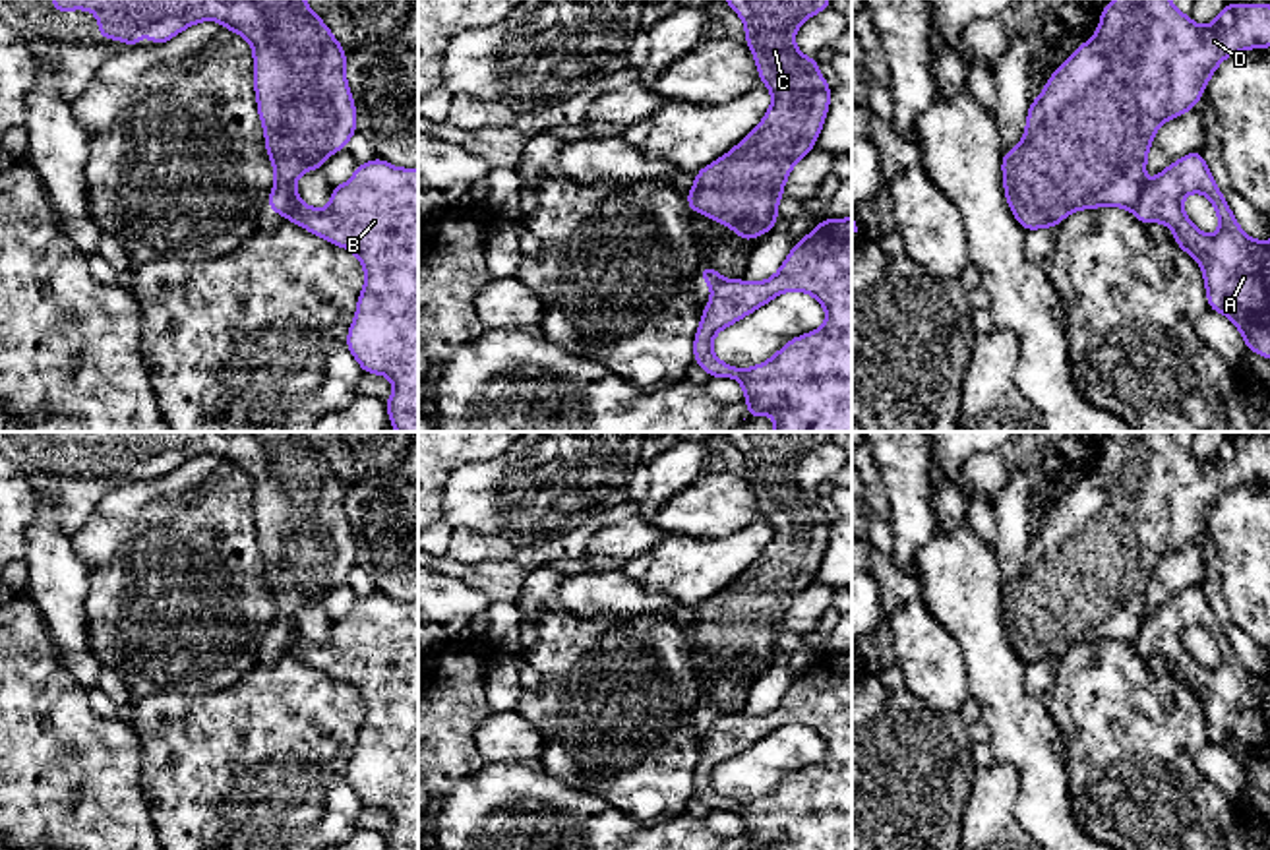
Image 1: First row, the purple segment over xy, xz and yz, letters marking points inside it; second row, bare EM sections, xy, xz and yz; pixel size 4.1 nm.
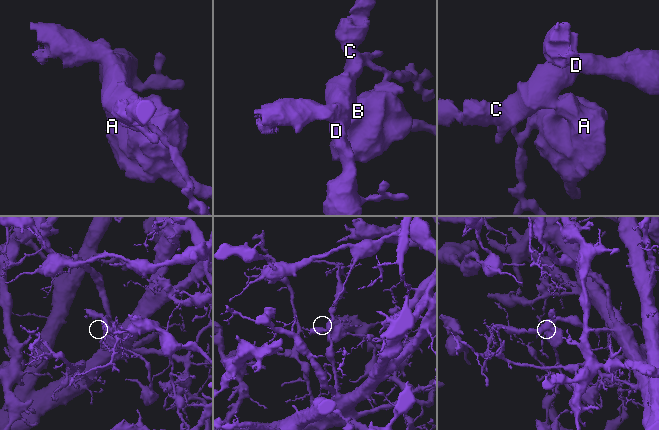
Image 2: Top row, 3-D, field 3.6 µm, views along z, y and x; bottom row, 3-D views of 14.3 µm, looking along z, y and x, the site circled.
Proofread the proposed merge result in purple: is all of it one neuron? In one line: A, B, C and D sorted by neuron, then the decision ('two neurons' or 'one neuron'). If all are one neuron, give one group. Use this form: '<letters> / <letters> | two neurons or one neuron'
A B / C D | two neurons

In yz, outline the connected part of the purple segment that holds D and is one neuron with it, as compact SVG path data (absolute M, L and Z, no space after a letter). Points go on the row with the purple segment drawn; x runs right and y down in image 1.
M1171 0L1107 2L1096 35L1030 103L1020 145L1003 153L1005 196L1018 225L1026 232L1053 228L1071 211L1105 205L1136 211L1160 124L1198 105L1224 58L1255 46L1270 48L1270 4L1225 4L1208 27L1198 27Z

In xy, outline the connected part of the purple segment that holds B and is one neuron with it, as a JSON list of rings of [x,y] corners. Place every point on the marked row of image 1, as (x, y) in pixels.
[[[376,157],[358,165],[343,186],[331,186],[331,205],[314,209],[294,199],[285,219],[358,256],[366,285],[347,347],[364,374],[387,376],[395,391],[385,401],[397,432],[418,432],[418,168],[397,168]]]

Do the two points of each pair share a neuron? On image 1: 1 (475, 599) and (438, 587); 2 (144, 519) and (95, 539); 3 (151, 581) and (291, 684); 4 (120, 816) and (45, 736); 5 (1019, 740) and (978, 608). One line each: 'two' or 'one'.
1: one
2: one
3: two
4: one
5: one

